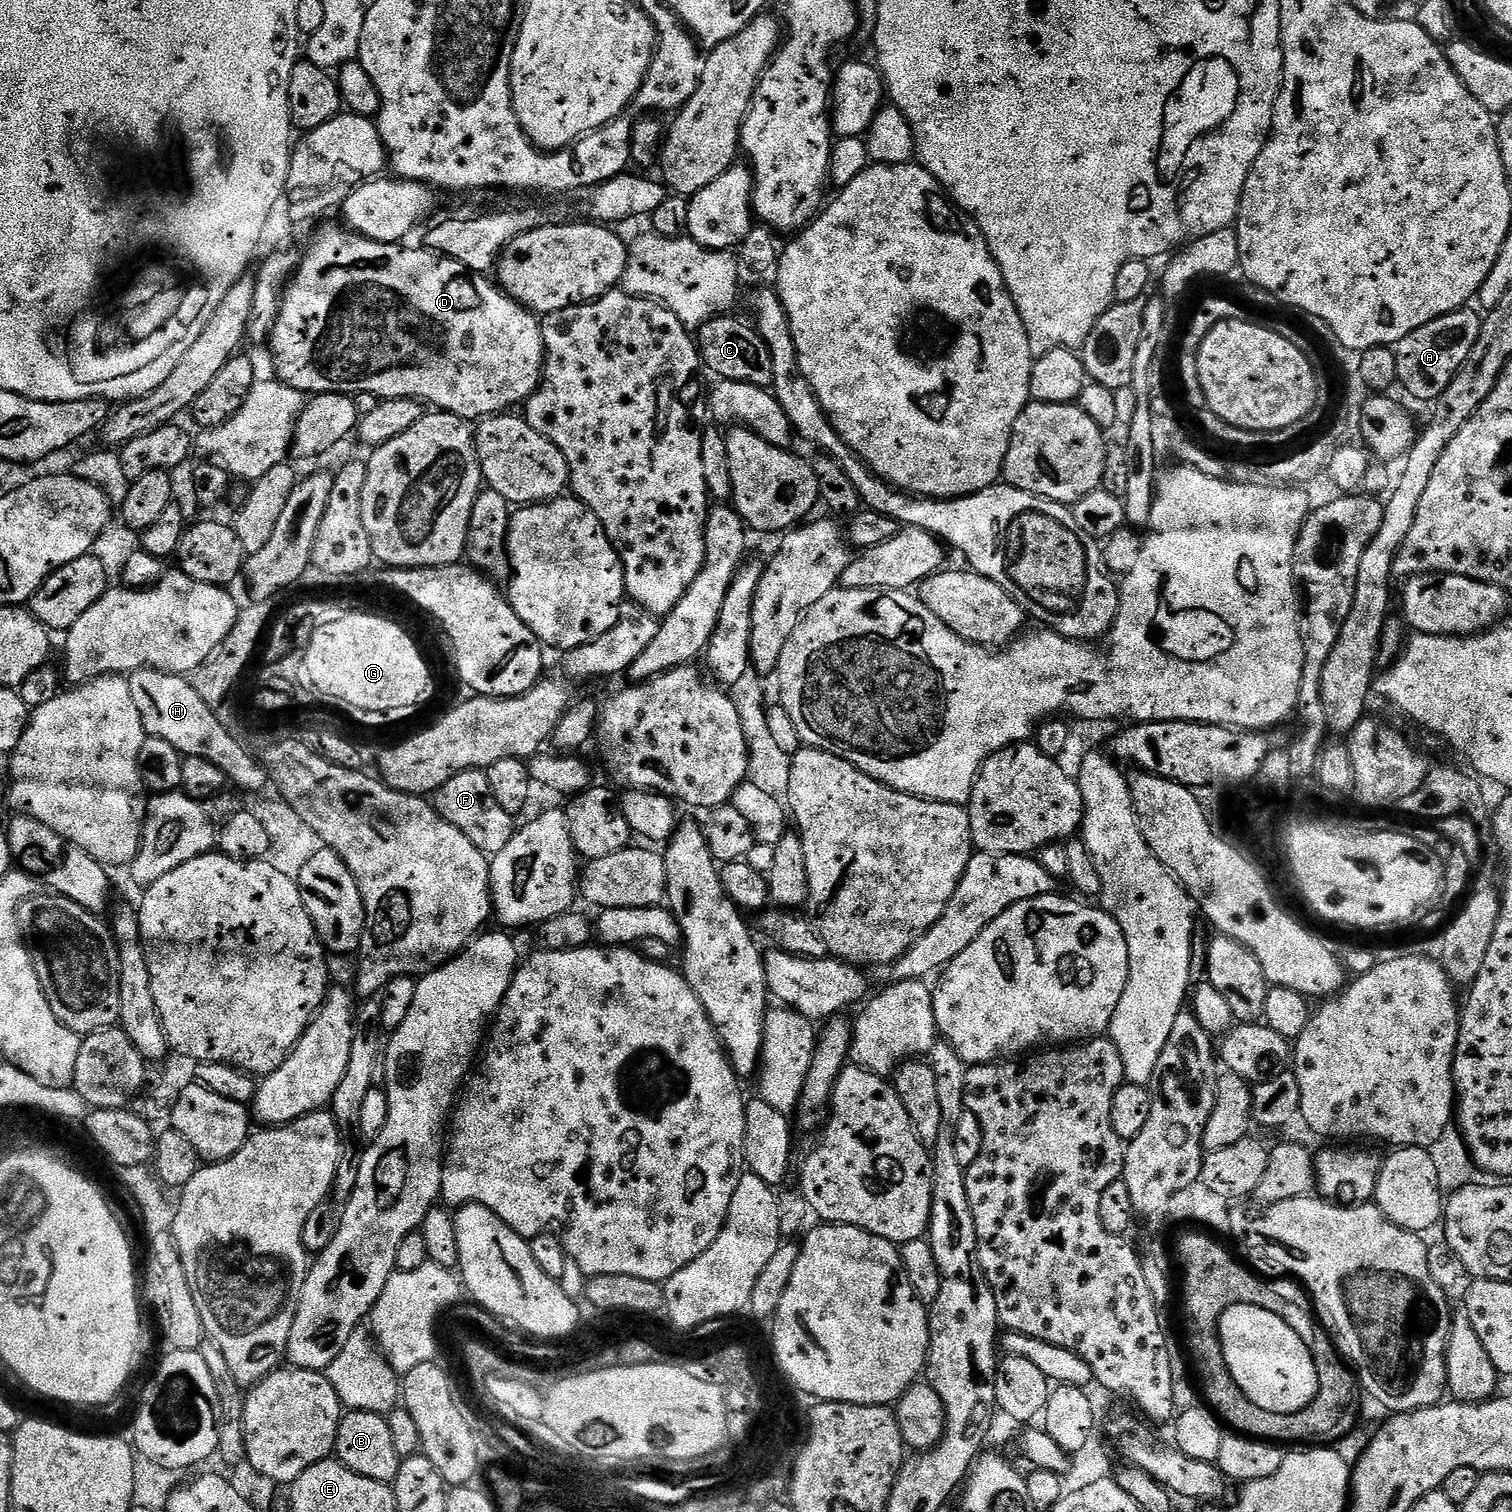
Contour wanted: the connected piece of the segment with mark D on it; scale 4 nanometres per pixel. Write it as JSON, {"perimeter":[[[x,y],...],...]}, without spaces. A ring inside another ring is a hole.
{"perimeter":[[[347,227],[341,228],[324,228],[312,240],[312,245],[308,248],[308,253],[300,256],[300,265],[296,267],[296,271],[292,273],[292,279],[287,281],[284,290],[284,301],[280,307],[280,313],[276,319],[276,325],[270,337],[270,349],[272,348],[272,364],[276,367],[275,375],[286,386],[290,386],[294,390],[305,394],[319,394],[321,392],[331,392],[333,394],[355,394],[357,392],[369,392],[382,400],[390,398],[410,398],[411,400],[419,400],[427,402],[433,409],[442,412],[453,412],[455,416],[460,416],[469,422],[479,422],[489,416],[507,413],[517,404],[523,405],[536,392],[540,386],[541,379],[544,375],[544,343],[542,342],[542,330],[540,329],[541,321],[538,319],[537,313],[532,312],[528,308],[523,308],[517,300],[510,298],[505,292],[500,291],[499,287],[487,275],[472,272],[466,266],[462,266],[462,262],[454,262],[448,256],[440,256],[437,252],[429,250],[427,247],[420,248],[403,248],[405,245],[400,242],[389,242],[386,240],[371,240],[366,238],[359,232],[349,230]]]}

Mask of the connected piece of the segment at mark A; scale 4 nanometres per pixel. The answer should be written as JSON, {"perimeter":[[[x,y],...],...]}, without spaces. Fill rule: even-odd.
{"perimeter":[[[1465,306],[1456,312],[1439,316],[1434,322],[1426,322],[1426,326],[1414,330],[1414,334],[1406,334],[1406,338],[1394,346],[1399,387],[1404,387],[1414,399],[1435,402],[1469,358],[1479,338],[1482,321],[1481,313],[1473,308]]]}

